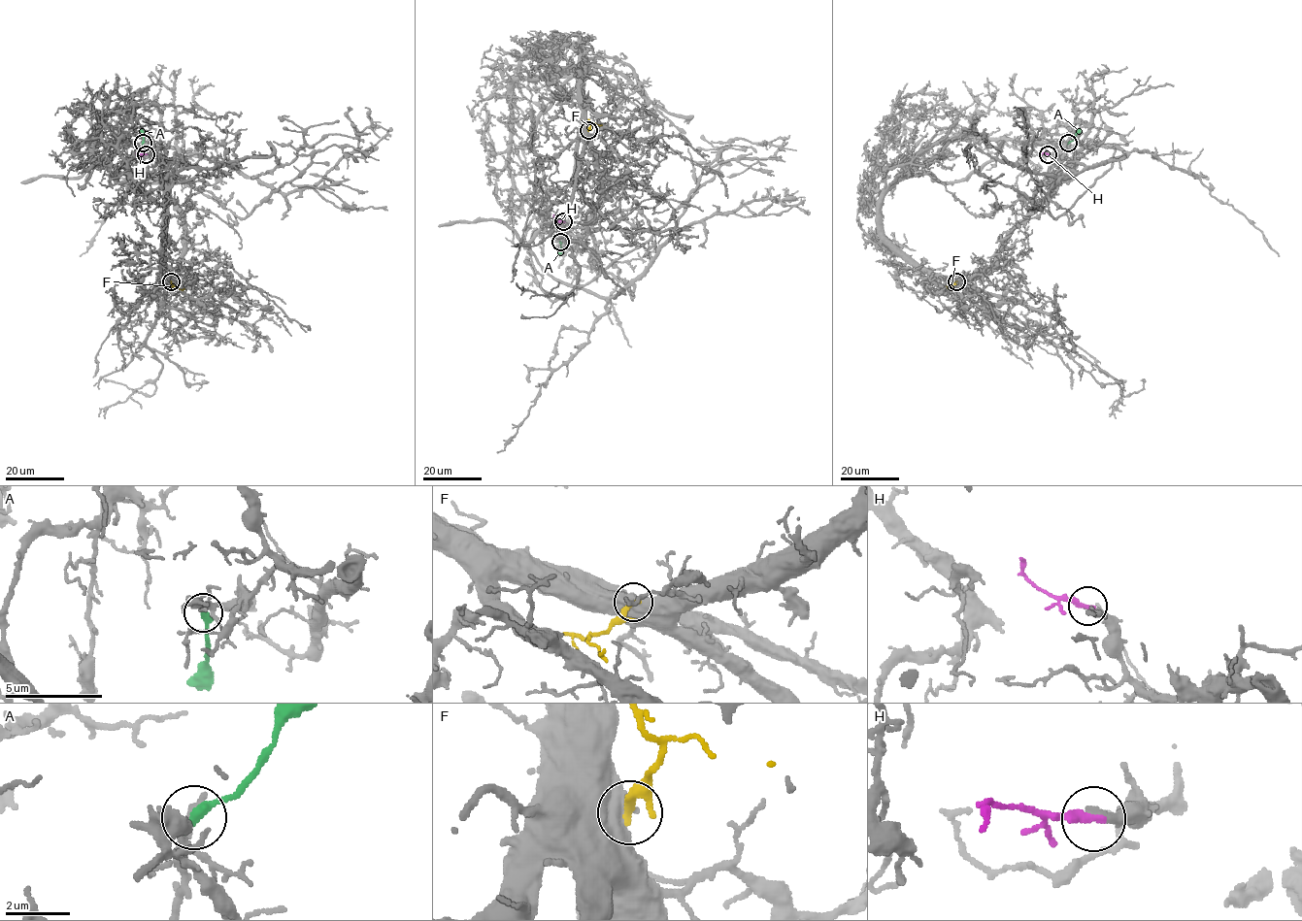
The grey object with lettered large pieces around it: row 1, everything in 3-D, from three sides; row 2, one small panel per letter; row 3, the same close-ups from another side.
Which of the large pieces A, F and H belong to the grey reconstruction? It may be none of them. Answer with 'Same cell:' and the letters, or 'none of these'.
Same cell: H

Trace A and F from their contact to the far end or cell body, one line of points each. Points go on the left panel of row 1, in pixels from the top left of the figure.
A: (143, 143), (141, 129)
F: (171, 281), (181, 289), (183, 288)

